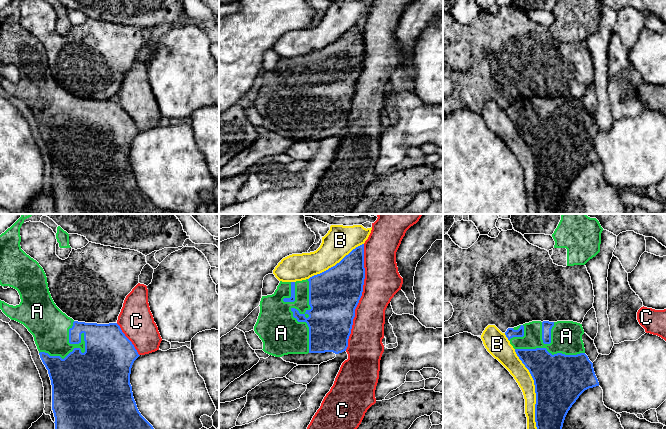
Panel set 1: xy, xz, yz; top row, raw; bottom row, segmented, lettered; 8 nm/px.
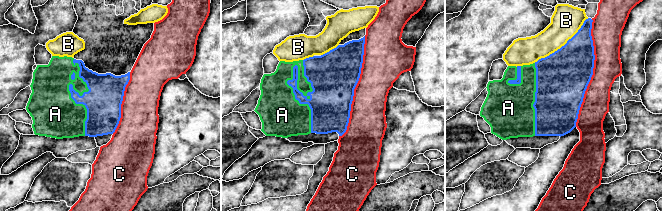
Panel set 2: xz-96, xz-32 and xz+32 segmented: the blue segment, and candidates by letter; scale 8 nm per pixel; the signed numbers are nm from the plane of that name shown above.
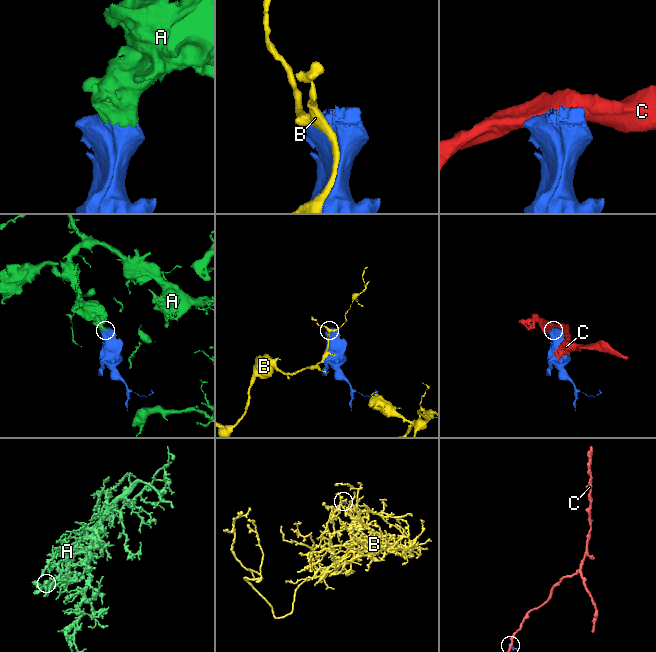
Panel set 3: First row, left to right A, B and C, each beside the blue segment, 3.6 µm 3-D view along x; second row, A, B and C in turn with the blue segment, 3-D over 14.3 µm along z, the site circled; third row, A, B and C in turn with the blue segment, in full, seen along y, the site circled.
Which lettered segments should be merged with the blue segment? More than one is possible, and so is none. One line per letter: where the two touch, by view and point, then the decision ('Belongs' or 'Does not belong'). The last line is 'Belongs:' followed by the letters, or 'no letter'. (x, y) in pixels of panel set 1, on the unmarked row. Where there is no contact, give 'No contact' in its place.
A: Touches blue at xz (291, 86). Belongs
B: Touches blue at yz (535, 168). Does not belong
C: Touches blue at xz (360, 73). Does not belong
Belongs: A

